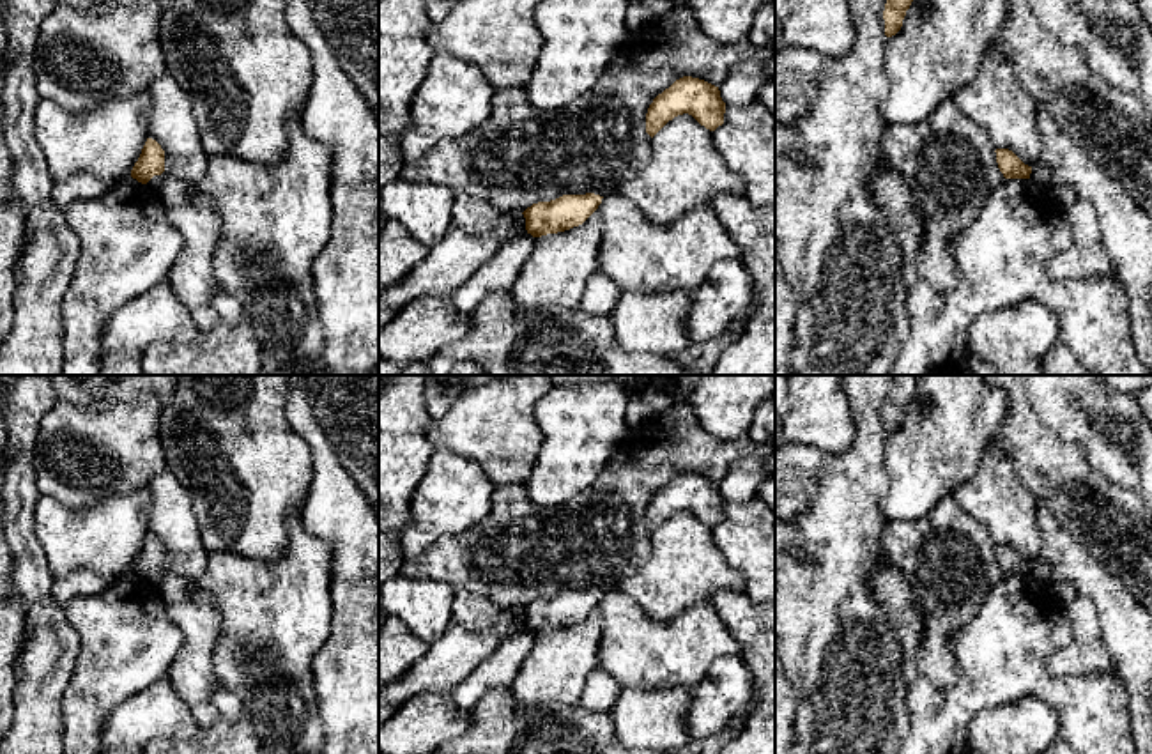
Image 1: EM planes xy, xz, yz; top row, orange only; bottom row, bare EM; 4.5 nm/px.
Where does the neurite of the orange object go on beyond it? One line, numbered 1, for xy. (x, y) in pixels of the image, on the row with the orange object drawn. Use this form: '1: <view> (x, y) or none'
1: none

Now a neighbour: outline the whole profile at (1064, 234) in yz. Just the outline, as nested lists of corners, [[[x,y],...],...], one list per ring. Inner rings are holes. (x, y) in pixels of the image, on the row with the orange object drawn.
[[[881,158],[876,163],[871,193],[901,244],[910,317],[910,333],[890,375],[964,375],[970,359],[968,329],[973,320],[1025,299],[1035,299],[1055,313],[1056,343],[1069,349],[1092,375],[1152,375],[1134,349],[1127,292],[1118,278],[1088,276],[1056,281],[1048,276],[1046,264],[1074,242],[1064,207],[1048,186],[1033,179],[1005,179],[991,191],[975,221],[952,239],[959,281],[943,292],[918,274],[924,225],[904,181]]]

